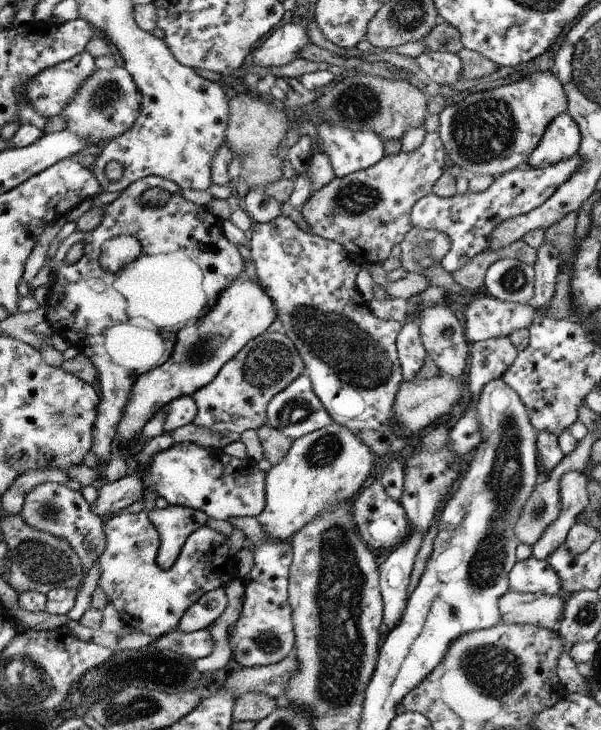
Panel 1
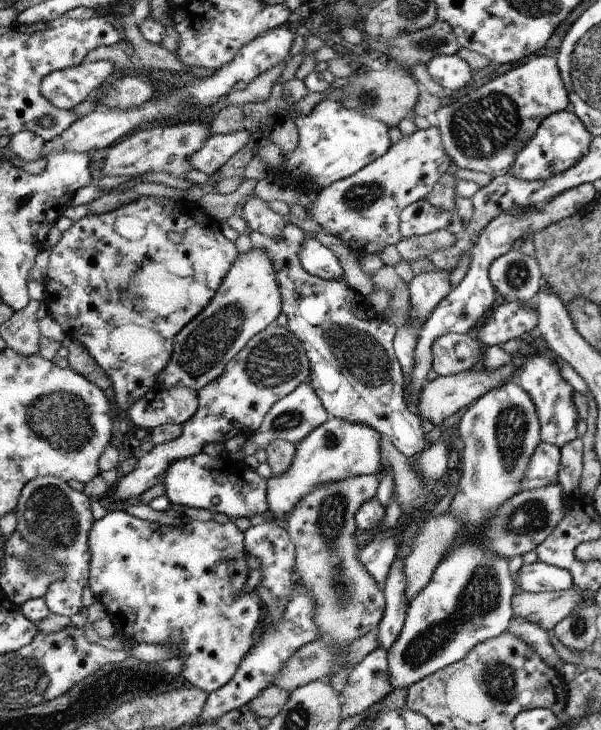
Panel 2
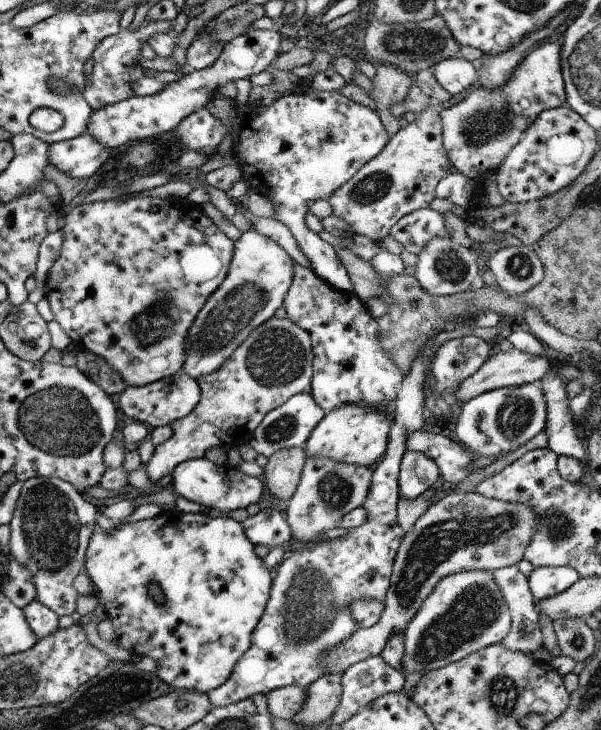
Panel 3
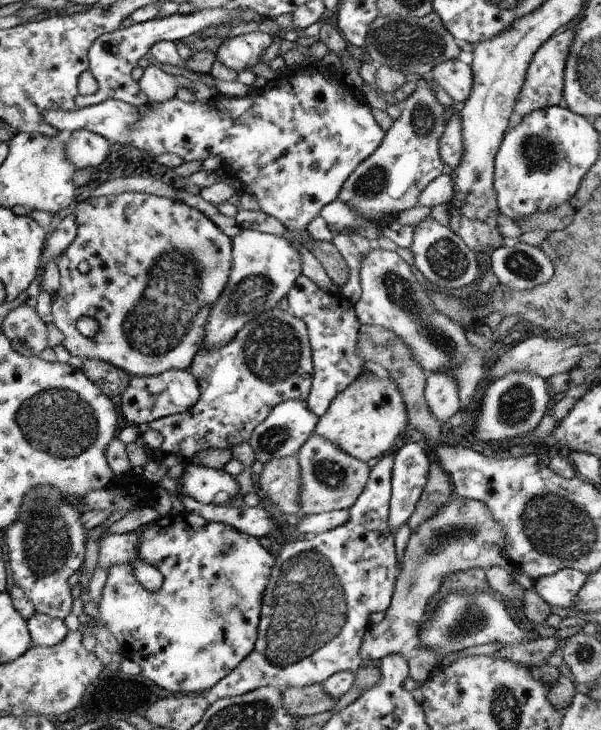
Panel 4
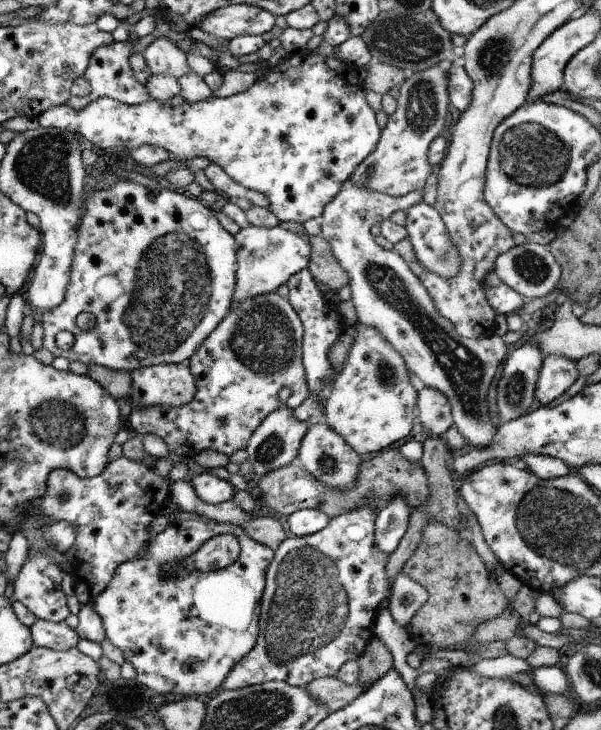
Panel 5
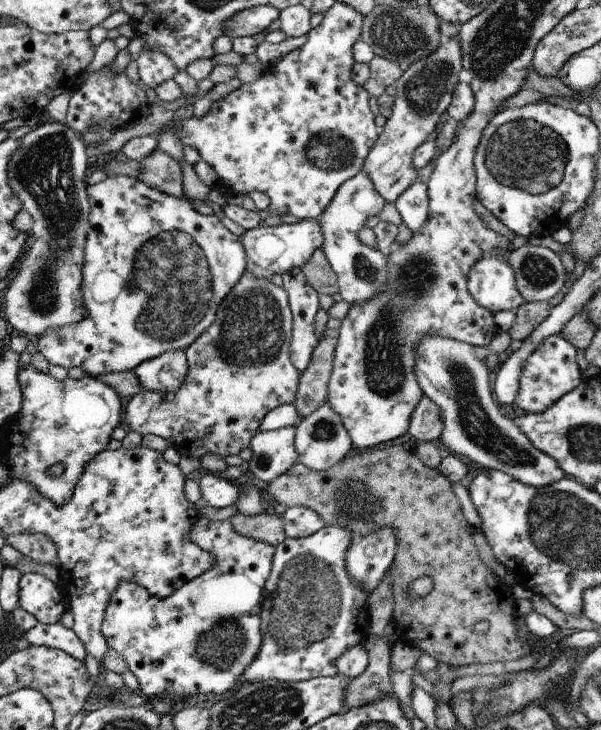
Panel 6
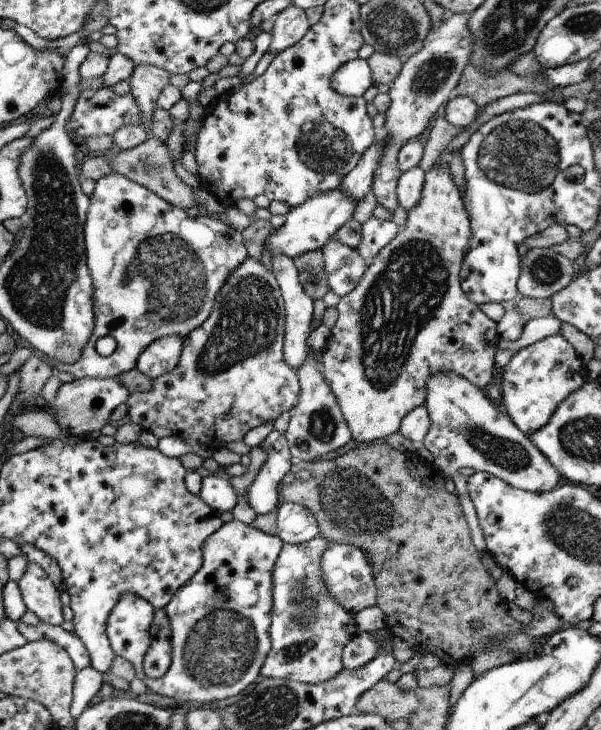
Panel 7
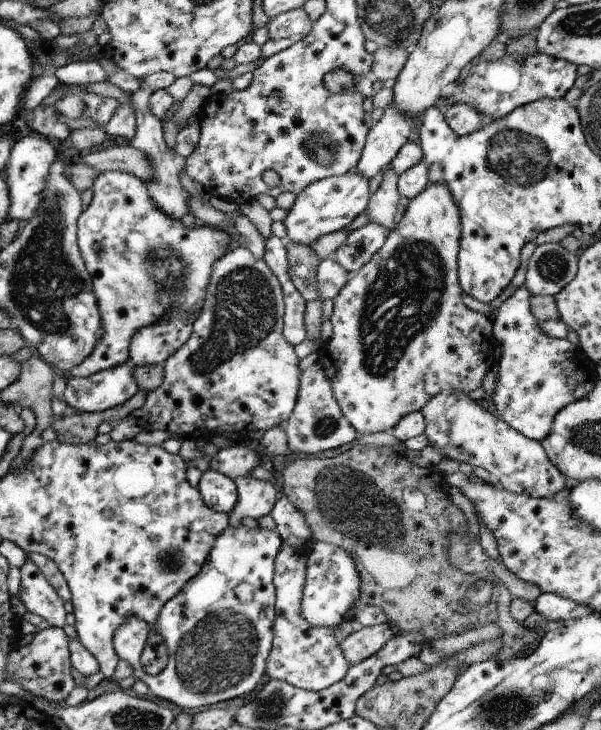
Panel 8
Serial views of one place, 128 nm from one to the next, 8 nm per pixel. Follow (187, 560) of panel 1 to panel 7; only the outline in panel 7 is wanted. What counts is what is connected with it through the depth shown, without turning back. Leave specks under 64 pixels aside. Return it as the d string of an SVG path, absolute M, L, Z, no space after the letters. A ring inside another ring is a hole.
M232 520L231 522L224 523L223 527L219 529L216 534L211 535L212 538L208 538L208 546L203 546L203 564L204 570L200 570L200 574L196 574L196 578L192 578L192 582L188 582L188 586L184 586L184 590L180 590L180 594L176 594L176 598L172 598L172 601L167 605L165 612L170 620L170 626L172 628L171 646L172 646L172 664L164 674L164 677L158 679L150 679L143 672L143 659L150 645L150 633L149 628L154 617L153 608L146 602L146 600L139 598L138 595L131 593L124 594L120 598L118 605L111 613L110 620L107 622L107 634L110 636L110 642L112 648L114 648L115 655L122 656L125 660L128 660L135 669L135 674L148 688L148 692L156 693L158 695L166 696L166 698L174 698L178 703L192 704L192 702L198 702L207 707L212 702L218 700L224 703L226 700L230 700L233 696L238 696L240 692L244 692L252 682L256 682L258 674L263 669L262 664L267 661L268 654L271 653L271 613L274 609L274 567L275 563L279 559L279 555L282 553L283 540L276 535L270 535L261 532L259 529L252 527L251 525L243 524L238 520Z

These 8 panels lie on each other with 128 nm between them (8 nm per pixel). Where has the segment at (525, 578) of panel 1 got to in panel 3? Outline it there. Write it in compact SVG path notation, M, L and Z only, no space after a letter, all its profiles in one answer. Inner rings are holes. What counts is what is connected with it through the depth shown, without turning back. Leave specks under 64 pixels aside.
M538 566L527 578L528 586L535 600L544 600L568 590L581 576L572 567Z

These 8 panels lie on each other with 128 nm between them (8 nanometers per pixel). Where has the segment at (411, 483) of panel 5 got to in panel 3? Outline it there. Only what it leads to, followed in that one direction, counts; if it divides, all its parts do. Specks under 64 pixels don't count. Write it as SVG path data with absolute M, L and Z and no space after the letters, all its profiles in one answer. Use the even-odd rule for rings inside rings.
M303 447L284 448L274 452L264 468L266 488L278 500L290 501L303 480L306 464L306 451Z

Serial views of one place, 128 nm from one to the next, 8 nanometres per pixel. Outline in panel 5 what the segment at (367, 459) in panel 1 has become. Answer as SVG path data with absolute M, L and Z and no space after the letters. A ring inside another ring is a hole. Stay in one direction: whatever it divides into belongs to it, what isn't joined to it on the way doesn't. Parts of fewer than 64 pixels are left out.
M357 321L355 330L348 357L325 396L326 416L323 420L361 455L388 449L390 444L412 435L417 428L418 392L410 384L404 358L375 327Z

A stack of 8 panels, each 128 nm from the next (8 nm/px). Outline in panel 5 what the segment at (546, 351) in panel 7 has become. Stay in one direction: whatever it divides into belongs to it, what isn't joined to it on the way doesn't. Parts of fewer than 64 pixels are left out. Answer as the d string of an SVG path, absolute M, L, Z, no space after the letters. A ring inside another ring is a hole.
M558 354L544 357L535 385L535 405L547 407L560 398L579 376L576 361Z

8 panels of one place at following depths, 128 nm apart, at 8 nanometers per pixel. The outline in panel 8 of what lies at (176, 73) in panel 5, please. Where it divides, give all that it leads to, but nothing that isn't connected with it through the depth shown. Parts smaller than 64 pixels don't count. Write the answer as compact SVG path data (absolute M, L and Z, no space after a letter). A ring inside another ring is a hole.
M163 71L140 80L141 88L134 95L130 96L137 119L136 135L131 139L130 145L140 150L143 153L143 157L146 158L145 177L147 179L145 179L145 182L155 206L169 218L181 221L191 210L191 198L180 183L180 174L186 166L187 159L179 156L167 146L164 139L162 120L155 118L150 112L150 98L154 92L170 87L177 79L176 76Z

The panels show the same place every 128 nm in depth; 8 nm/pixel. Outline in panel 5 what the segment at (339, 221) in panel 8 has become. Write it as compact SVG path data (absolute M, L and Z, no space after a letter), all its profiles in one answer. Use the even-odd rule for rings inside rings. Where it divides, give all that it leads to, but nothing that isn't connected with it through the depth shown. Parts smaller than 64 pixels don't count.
M250 225L241 229L235 235L235 240L239 246L239 269L232 303L277 290L280 285L287 283L290 276L307 269L311 258L311 245L307 236L304 233L284 230L278 225L273 228Z

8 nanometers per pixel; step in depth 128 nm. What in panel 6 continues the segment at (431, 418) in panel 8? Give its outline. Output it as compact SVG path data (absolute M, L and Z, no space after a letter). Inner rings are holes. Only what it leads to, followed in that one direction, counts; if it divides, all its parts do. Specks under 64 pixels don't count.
M500 331L489 346L474 347L439 335L425 335L417 349L415 376L424 396L438 406L443 430L436 444L445 454L468 458L482 468L501 471L521 484L541 488L566 475L551 457L529 442L514 420L500 412L494 402L491 372L485 366L491 353L498 356L506 352L512 340L509 332Z

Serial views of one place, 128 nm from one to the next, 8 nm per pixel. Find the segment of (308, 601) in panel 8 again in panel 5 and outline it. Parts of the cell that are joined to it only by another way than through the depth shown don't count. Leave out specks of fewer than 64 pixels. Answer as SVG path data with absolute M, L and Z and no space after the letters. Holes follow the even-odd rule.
M395 497L382 507L375 521L374 547L390 556L403 540L409 528L410 508L401 497Z

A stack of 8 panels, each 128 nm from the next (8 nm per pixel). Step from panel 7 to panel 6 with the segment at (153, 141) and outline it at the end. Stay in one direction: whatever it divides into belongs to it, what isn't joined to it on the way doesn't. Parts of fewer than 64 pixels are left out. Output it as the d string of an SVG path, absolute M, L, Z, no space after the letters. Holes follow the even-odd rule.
M155 149L139 163L142 170L137 178L142 183L175 198L186 198L182 184L182 170L179 162L172 156Z

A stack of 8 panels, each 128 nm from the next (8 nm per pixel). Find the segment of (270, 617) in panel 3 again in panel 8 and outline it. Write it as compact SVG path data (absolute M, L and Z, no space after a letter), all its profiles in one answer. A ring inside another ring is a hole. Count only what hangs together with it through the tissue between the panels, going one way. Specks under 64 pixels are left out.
M282 542L282 548L275 559L275 622L274 622L274 645L268 658L268 676L271 679L285 681L293 686L308 691L322 691L333 686L336 682L347 677L351 665L343 654L342 646L338 645L336 627L312 627L303 620L300 615L301 599L305 586L306 558L300 556L296 547Z

